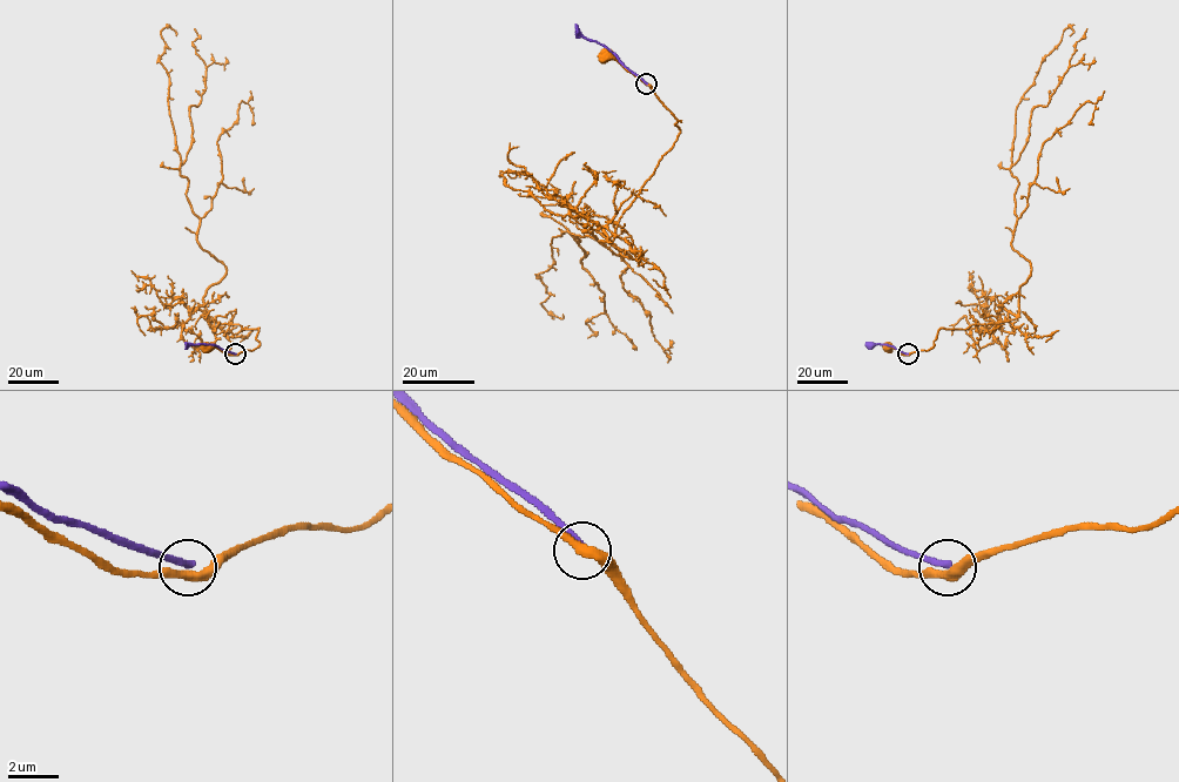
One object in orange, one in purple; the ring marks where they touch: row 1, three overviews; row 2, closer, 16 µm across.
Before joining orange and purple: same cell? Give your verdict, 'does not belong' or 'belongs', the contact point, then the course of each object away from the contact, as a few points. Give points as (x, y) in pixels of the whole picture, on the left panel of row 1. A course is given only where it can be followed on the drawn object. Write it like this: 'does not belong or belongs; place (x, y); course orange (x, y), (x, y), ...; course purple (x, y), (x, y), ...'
does not belong; place (235, 354); course orange (235, 355), (207, 346); course purple (235, 354), (211, 344), (184, 344)

